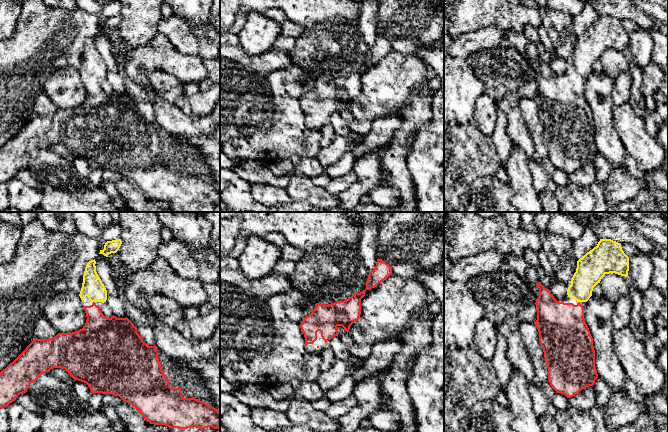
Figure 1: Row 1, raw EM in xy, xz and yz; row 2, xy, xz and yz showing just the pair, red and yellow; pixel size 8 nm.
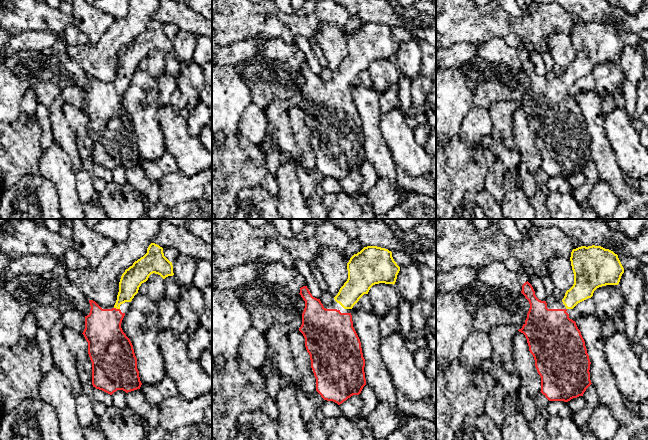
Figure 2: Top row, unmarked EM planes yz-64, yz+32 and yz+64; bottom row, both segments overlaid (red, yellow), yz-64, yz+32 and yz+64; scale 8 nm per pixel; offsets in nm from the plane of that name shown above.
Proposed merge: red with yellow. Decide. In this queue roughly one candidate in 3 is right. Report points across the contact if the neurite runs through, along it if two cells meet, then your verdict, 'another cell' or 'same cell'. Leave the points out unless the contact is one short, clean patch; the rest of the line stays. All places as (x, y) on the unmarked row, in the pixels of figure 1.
runs through yz (562, 104), (578, 86), (579, 78), (582, 58), (589, 49); same cell

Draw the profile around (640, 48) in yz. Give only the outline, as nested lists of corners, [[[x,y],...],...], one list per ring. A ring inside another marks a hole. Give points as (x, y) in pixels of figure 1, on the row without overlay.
[[[641,28],[629,33],[629,47],[627,55],[641,69],[652,61],[653,39],[650,31]]]

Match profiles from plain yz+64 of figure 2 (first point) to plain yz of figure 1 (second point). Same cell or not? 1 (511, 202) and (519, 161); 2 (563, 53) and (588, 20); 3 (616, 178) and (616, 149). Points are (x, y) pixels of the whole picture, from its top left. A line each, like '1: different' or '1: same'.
1: same
2: different
3: same

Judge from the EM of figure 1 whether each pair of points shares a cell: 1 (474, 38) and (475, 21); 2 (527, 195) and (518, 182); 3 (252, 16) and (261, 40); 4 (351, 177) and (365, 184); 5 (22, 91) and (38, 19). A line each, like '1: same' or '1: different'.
1: different
2: same
3: same
4: different
5: same

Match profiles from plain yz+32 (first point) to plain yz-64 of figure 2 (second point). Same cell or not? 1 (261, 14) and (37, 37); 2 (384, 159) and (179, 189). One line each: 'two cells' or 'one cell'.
1: two cells
2: two cells

